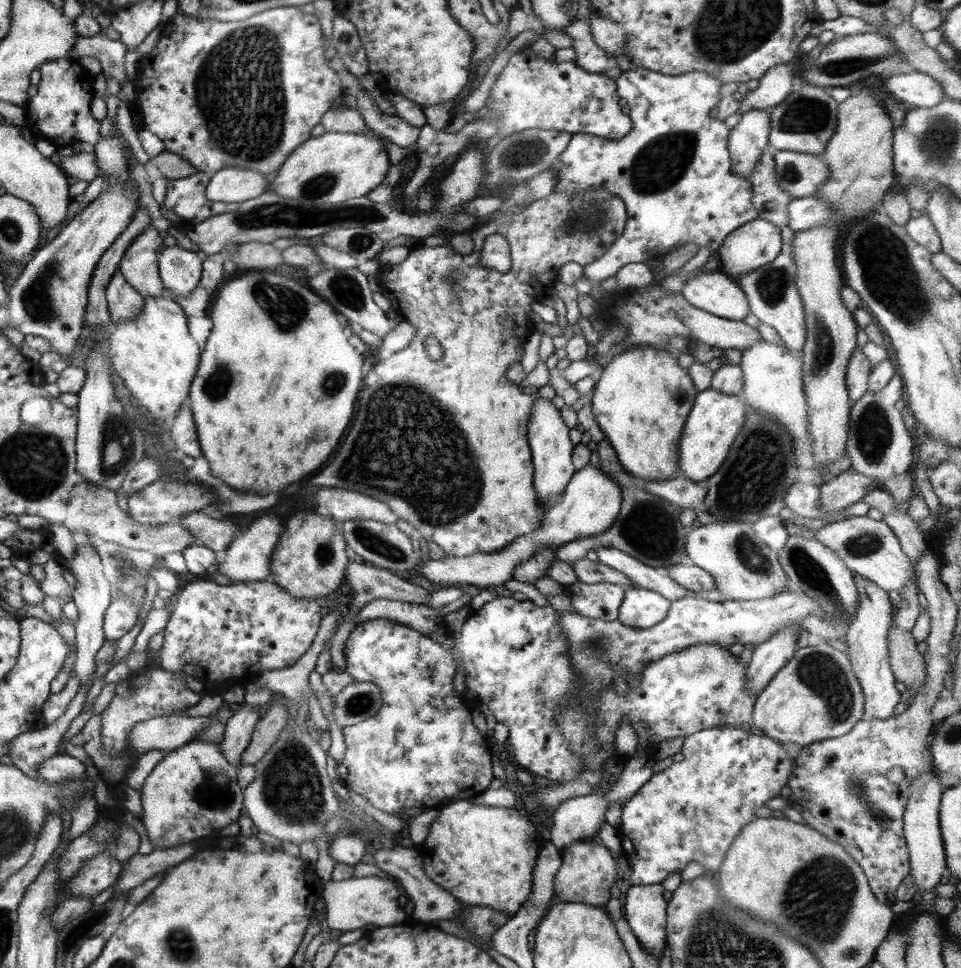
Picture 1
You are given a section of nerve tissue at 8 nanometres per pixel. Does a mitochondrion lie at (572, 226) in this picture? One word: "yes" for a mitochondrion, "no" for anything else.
yes

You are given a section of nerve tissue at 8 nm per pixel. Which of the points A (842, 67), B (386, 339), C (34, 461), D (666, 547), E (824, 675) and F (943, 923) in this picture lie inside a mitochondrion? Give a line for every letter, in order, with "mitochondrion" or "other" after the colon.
A: mitochondrion
B: other
C: mitochondrion
D: mitochondrion
E: mitochondrion
F: other

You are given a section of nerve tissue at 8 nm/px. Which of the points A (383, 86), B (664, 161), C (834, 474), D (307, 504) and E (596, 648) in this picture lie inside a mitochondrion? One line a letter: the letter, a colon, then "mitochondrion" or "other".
A: other
B: mitochondrion
C: other
D: other
E: mitochondrion

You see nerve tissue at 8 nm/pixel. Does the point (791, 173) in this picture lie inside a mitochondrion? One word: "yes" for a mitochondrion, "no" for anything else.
yes

